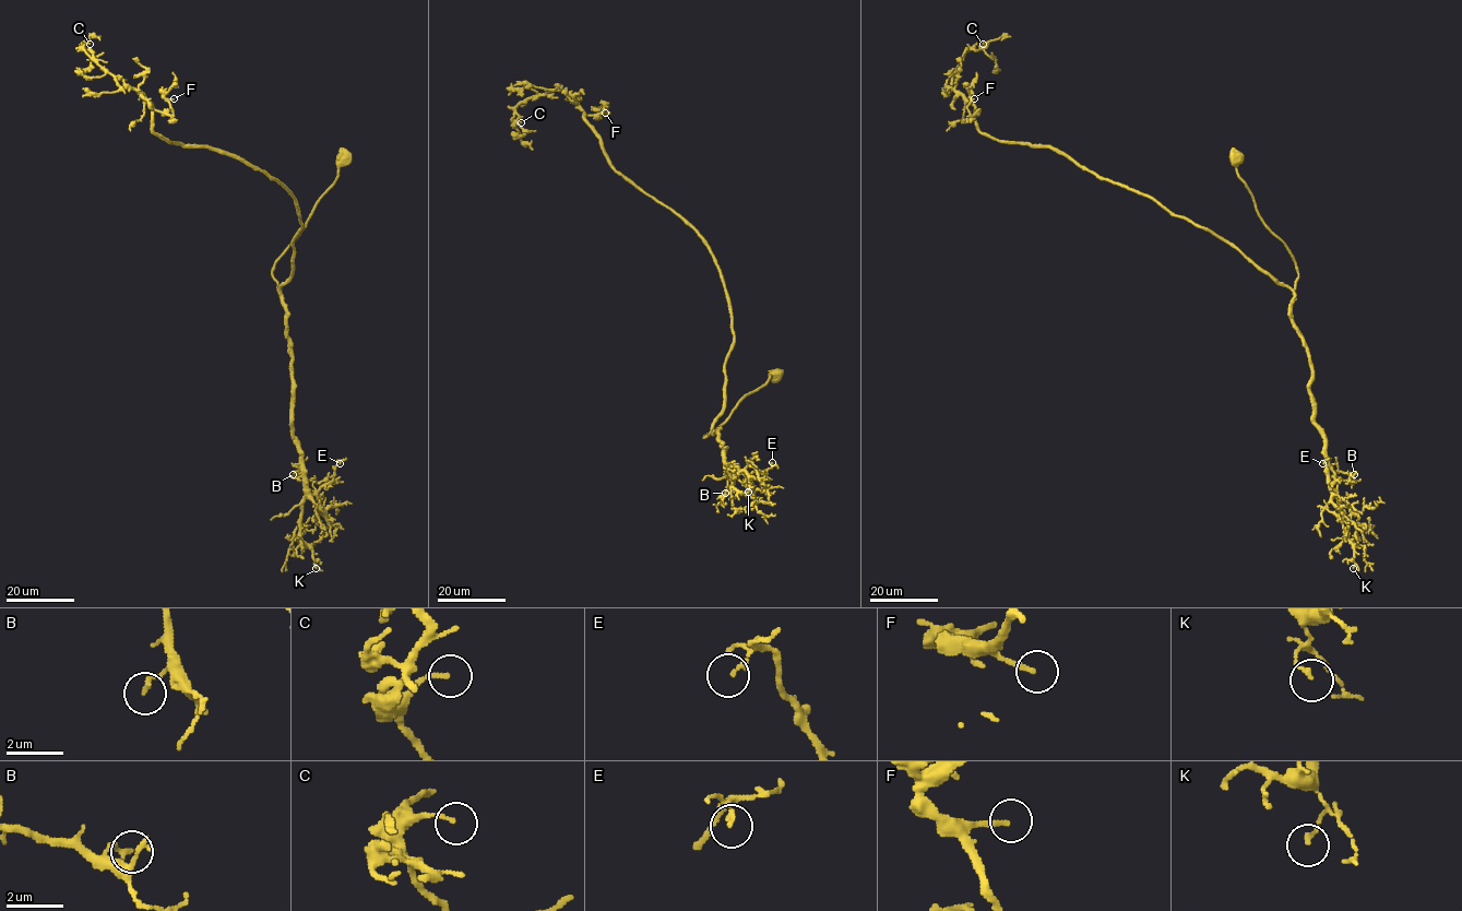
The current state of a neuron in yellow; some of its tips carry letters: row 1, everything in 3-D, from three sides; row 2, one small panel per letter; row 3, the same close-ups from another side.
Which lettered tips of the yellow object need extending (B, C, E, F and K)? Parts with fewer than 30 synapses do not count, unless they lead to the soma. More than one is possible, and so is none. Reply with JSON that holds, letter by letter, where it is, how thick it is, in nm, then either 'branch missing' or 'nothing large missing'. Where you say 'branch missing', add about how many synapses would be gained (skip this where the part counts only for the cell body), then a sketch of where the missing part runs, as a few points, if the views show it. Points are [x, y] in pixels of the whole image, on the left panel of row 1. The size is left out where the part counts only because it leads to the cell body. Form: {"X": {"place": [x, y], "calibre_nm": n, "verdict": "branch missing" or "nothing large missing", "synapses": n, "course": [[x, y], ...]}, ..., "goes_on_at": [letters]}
{"B": {"place": [293, 474], "calibre_nm": 160, "verdict": "nothing large missing"}, "C": {"place": [90, 44], "calibre_nm": 140, "verdict": "nothing large missing"}, "E": {"place": [340, 463], "calibre_nm": 120, "verdict": "nothing large missing"}, "F": {"place": [174, 98], "calibre_nm": 180, "verdict": "branch missing", "synapses": 30, "course": [[174, 98], [173, 93], [179, 87], [176, 82]]}, "K": {"place": [316, 568], "calibre_nm": 150, "verdict": "nothing large missing"}, "goes_on_at": ["F"]}

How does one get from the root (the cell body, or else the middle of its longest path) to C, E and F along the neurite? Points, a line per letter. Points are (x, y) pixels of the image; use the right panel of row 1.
C: (1237, 158), (1294, 261), (1294, 290), (1049, 146), (984, 134), (951, 86), (983, 44)
E: (1237, 158), (1238, 177), (1298, 271), (1291, 322), (1310, 358), (1315, 425), (1336, 495), (1334, 472), (1322, 463)
F: (1237, 158), (1258, 214), (1294, 261), (1294, 290), (1208, 229), (1049, 146), (984, 134), (967, 109), (974, 98)

